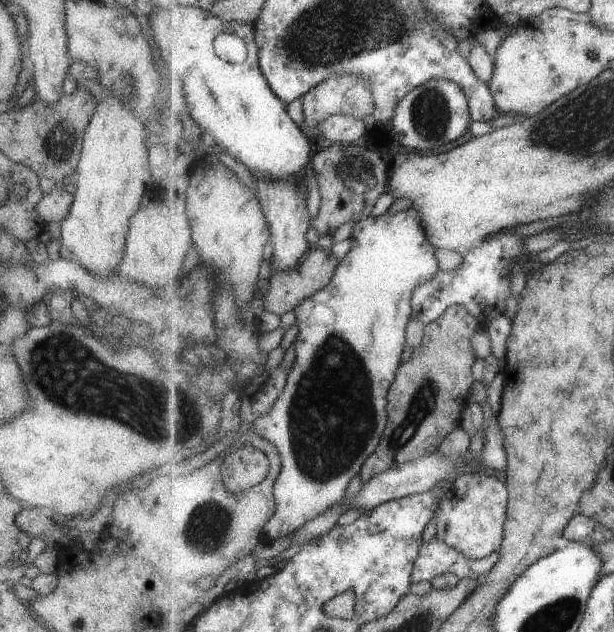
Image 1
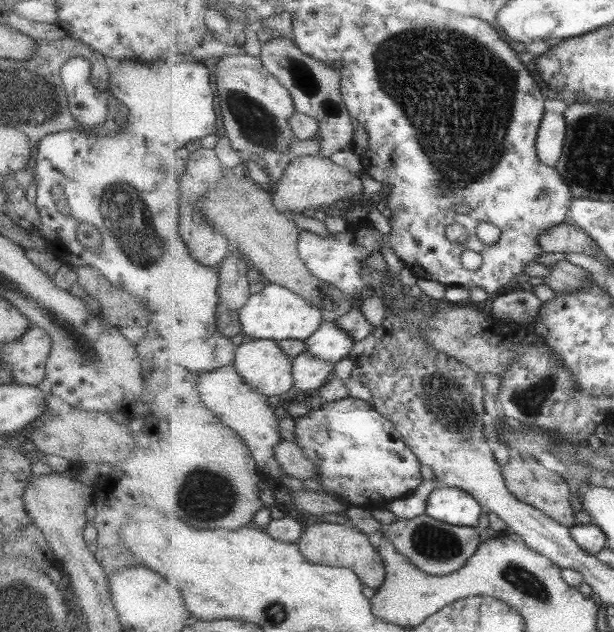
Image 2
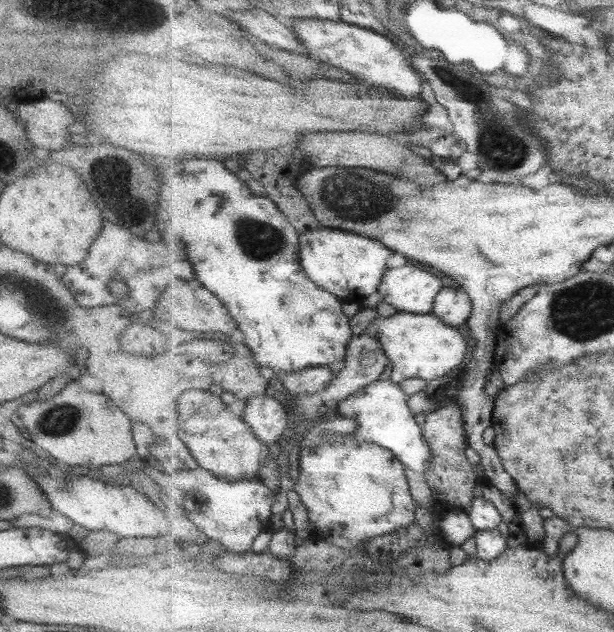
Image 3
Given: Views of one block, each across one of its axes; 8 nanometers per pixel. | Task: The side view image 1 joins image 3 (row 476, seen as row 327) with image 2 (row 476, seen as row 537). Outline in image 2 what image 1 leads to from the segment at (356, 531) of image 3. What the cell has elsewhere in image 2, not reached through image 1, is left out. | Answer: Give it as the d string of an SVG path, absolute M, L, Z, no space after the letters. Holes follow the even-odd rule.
M234 365L206 372L206 374L199 376L200 382L197 384L197 391L201 394L203 403L223 423L235 429L237 434L247 443L253 458L259 462L259 470L264 473L266 480L270 484L275 503L284 509L287 514L296 516L305 524L315 520L307 511L297 507L295 497L291 496L293 489L279 484L279 478L283 478L286 472L279 465L279 461L275 459L275 448L279 445L279 442L283 441L283 437L279 433L279 418L277 418L273 406L269 404L268 396L259 393L257 389L246 383L246 380L243 379L243 376Z

